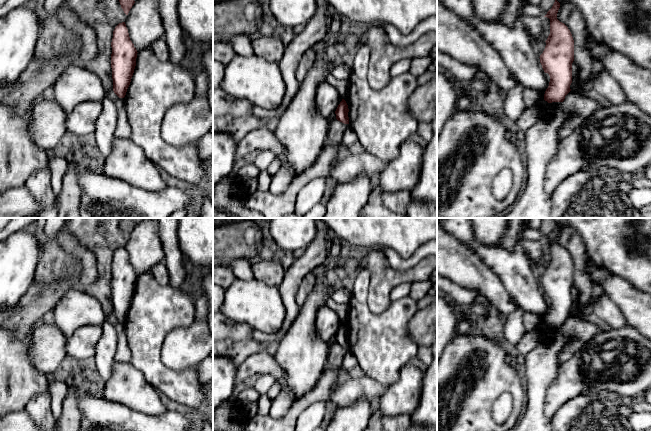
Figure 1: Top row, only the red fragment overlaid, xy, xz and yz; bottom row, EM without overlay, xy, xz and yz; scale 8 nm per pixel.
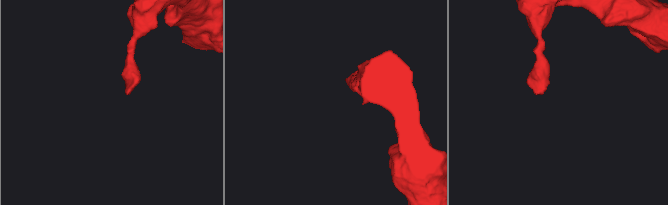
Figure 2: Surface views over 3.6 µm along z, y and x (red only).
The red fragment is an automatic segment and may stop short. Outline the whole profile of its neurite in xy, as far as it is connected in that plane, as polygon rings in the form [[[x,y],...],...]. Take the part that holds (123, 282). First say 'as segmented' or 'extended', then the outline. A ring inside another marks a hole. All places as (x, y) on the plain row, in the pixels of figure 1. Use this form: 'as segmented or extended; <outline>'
as segmented; [[[125,246],[115,251],[111,271],[113,315],[119,322],[124,322],[134,297],[138,277],[130,264]]]

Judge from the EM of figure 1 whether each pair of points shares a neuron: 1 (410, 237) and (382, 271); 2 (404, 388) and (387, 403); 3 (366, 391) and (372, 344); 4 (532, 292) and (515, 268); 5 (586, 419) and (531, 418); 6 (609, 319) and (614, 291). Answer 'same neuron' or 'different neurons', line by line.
1: different neurons
2: same neuron
3: different neurons
4: same neuron
5: different neurons
6: different neurons

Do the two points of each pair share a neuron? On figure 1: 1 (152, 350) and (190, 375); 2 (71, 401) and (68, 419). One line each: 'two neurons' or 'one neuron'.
1: one neuron
2: one neuron

